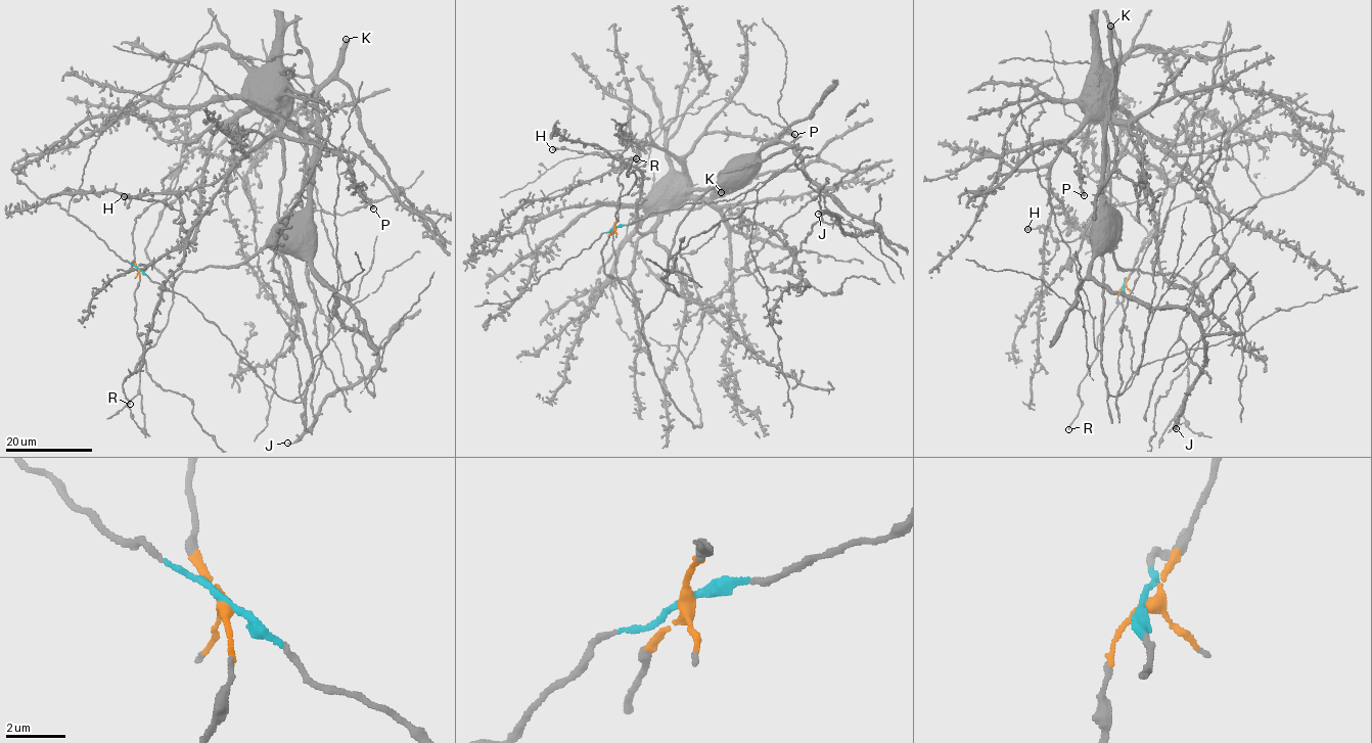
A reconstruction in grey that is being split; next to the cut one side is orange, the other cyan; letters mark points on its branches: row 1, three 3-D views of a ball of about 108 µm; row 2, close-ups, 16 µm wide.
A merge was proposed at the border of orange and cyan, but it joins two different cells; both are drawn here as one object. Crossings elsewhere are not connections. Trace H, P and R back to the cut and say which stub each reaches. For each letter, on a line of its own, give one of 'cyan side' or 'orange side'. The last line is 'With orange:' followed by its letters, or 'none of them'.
H: orange side
P: cyan side
R: orange side
With orange: H, R

